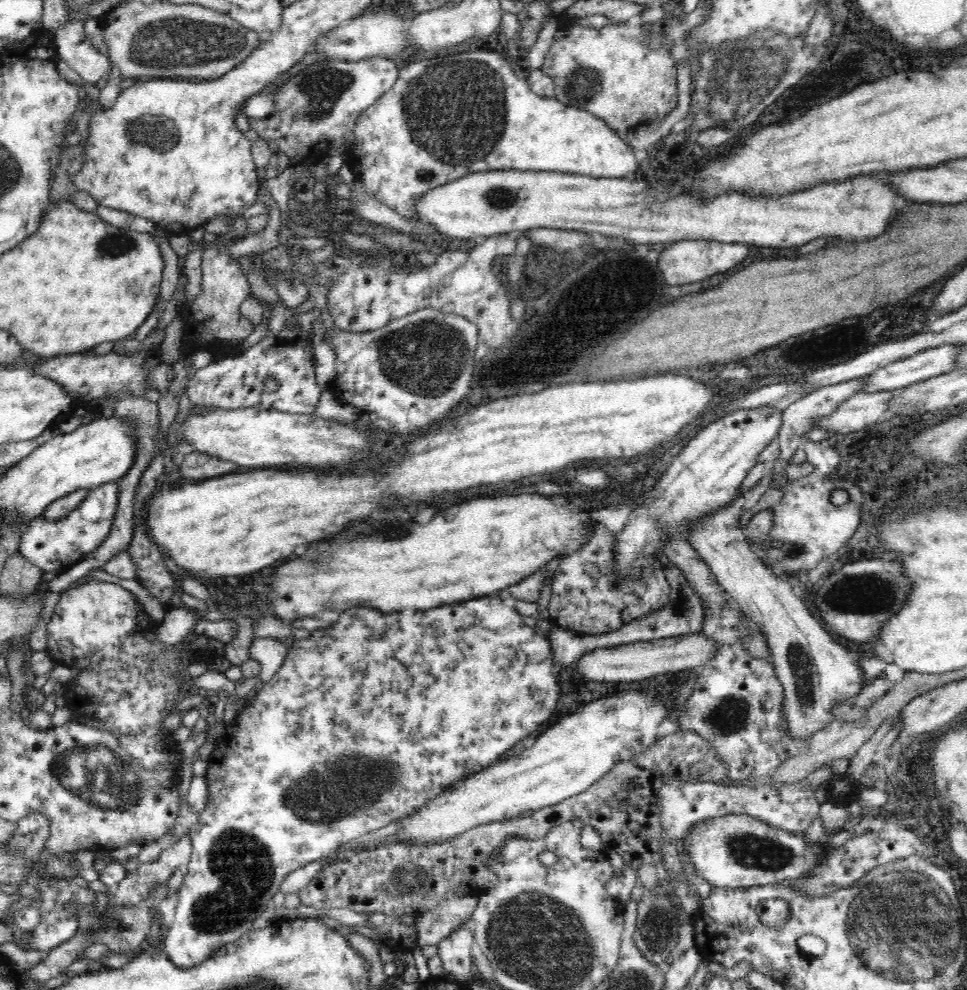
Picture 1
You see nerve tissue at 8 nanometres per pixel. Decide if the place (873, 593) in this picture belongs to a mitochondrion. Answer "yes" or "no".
yes

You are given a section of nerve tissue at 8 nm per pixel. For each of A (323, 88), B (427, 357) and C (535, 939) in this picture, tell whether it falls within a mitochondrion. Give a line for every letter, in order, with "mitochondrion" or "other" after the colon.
A: mitochondrion
B: mitochondrion
C: mitochondrion

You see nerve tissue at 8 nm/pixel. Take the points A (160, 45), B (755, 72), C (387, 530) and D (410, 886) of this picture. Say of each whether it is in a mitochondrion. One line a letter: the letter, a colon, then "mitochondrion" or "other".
A: mitochondrion
B: mitochondrion
C: mitochondrion
D: mitochondrion

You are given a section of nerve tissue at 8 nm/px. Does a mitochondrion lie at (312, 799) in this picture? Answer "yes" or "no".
yes

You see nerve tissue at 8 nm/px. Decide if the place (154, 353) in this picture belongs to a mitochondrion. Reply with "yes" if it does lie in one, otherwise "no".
no

